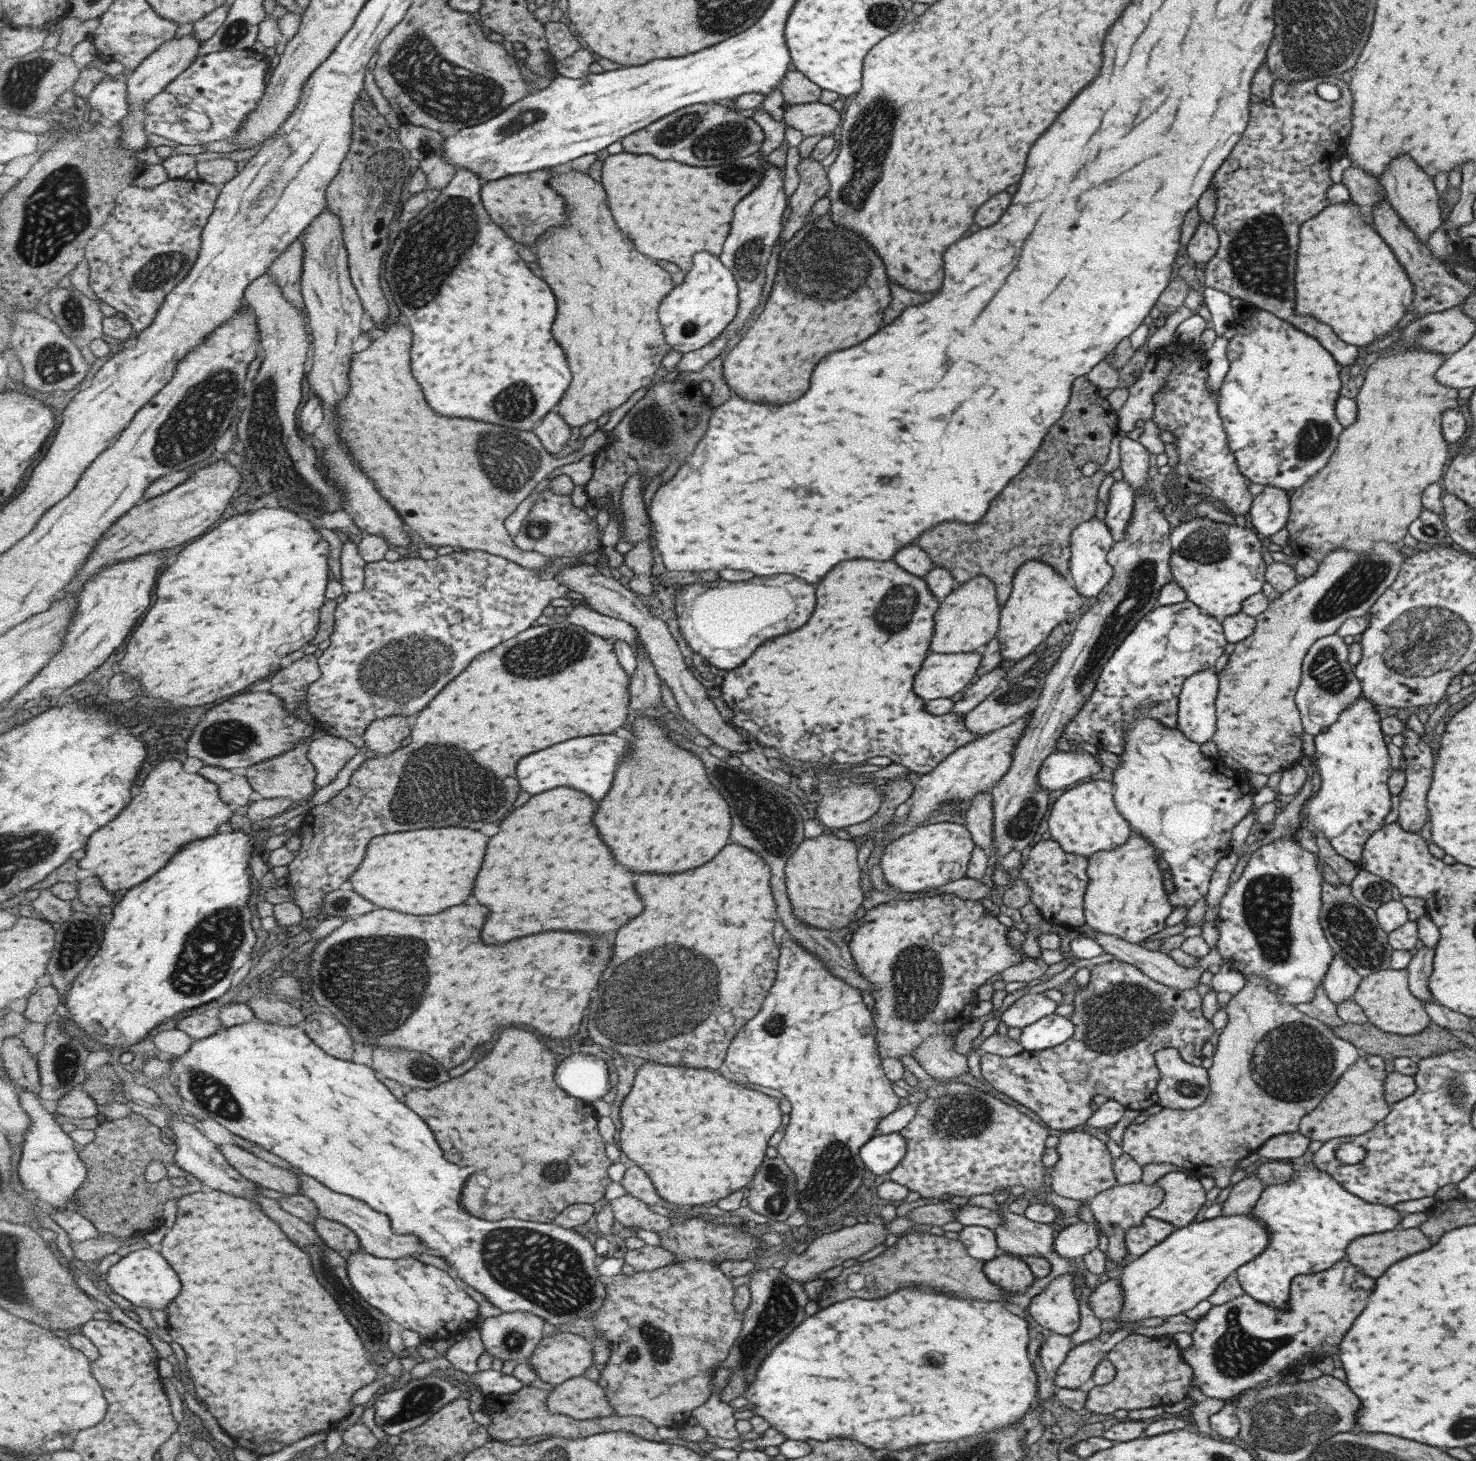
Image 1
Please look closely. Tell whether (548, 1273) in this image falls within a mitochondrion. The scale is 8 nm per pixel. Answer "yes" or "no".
yes

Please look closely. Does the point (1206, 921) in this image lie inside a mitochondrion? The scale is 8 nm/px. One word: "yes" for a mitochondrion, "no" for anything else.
no

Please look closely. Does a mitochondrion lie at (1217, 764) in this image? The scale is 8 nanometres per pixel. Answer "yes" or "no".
no

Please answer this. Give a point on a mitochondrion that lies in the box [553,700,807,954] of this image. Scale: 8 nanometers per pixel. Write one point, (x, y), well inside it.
(768, 819)

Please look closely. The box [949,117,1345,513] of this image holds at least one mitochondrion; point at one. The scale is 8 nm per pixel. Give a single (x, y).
(1259, 257)

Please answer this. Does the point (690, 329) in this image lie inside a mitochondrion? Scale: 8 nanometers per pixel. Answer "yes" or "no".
yes

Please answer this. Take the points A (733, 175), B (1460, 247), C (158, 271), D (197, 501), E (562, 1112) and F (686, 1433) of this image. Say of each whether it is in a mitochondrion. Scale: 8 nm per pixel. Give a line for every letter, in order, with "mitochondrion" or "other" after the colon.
A: mitochondrion
B: other
C: mitochondrion
D: other
E: other
F: other

